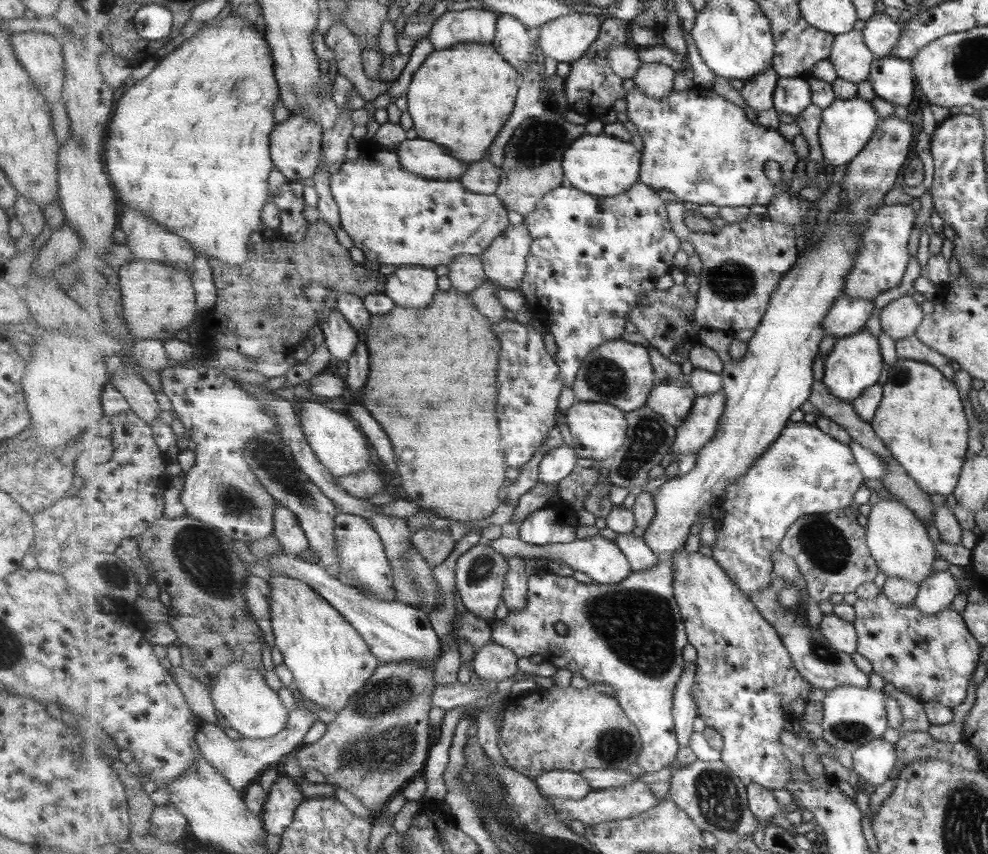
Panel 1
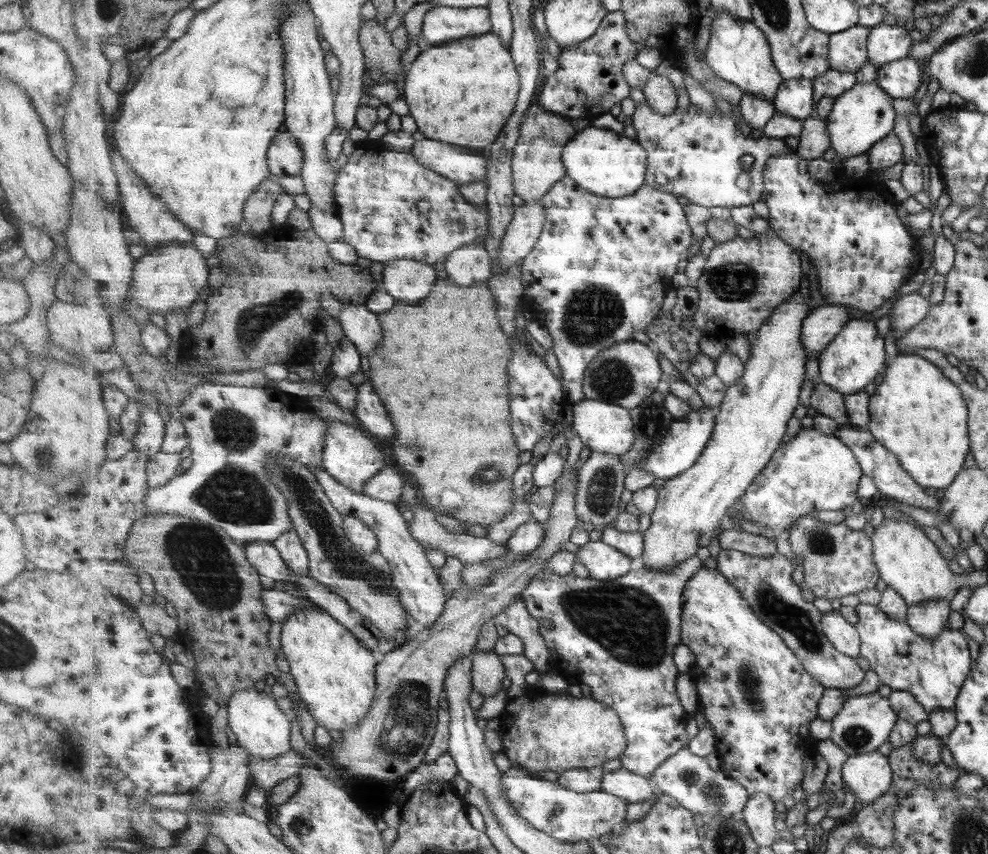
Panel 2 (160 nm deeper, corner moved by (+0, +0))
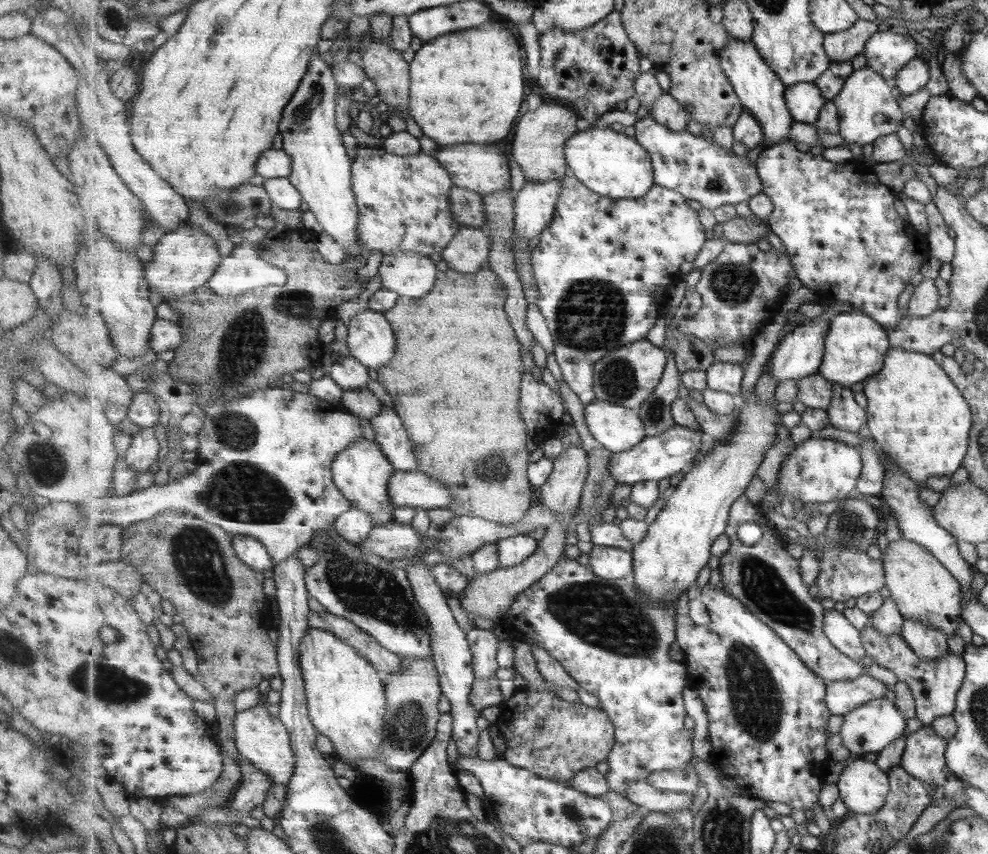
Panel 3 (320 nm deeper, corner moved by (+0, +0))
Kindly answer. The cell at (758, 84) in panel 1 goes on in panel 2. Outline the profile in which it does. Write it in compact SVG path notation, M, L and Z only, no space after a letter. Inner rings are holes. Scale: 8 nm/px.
M745 93L740 107L742 108L740 124L746 131L763 130L778 113L774 103L755 97L754 94Z

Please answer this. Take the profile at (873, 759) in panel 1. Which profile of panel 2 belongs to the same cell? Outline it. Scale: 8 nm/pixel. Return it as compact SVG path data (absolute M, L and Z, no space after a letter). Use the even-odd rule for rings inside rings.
M877 751L850 756L849 760L847 760L843 767L842 775L844 778L844 784L847 786L848 791L855 796L856 805L860 800L862 806L867 807L875 800L878 800L878 798L887 794L891 788L890 758L881 755Z

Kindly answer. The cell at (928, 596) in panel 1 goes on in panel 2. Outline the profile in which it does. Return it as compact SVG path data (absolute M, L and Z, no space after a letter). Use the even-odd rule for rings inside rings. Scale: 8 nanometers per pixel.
M927 601L906 610L907 625L915 635L931 640L947 629L949 601Z

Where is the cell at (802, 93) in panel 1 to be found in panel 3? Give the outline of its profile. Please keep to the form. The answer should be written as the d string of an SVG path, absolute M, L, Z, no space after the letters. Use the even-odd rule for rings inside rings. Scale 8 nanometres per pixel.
M801 82L789 86L786 100L793 120L811 125L819 121L823 107L830 102L819 86L813 82Z

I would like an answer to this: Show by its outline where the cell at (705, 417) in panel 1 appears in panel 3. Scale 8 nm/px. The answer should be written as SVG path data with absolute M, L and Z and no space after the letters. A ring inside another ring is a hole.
M677 424L663 434L646 436L645 440L633 449L612 454L609 465L610 475L619 485L665 480L691 464L691 460L699 454L699 448L705 441L705 437L703 432L689 430Z

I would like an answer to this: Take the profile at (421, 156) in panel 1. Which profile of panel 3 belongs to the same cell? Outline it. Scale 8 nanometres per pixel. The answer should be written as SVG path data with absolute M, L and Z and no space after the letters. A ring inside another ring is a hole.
M463 144L454 146L437 146L435 157L441 166L451 174L454 186L472 190L485 197L500 190L511 189L511 168L509 159L494 145Z

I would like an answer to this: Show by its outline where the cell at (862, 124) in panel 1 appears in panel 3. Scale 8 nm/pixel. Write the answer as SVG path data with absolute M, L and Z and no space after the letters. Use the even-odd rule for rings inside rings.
M869 66L853 71L846 80L839 97L832 102L836 104L840 118L840 135L847 144L864 146L873 145L879 138L887 134L895 134L902 126L903 118L895 98L893 86L882 74Z

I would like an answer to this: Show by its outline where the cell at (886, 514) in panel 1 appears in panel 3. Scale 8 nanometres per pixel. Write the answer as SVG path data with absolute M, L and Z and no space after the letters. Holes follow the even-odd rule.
M902 537L887 545L883 562L886 587L903 621L935 627L946 638L956 635L957 619L961 617L962 588L954 575L928 550Z

